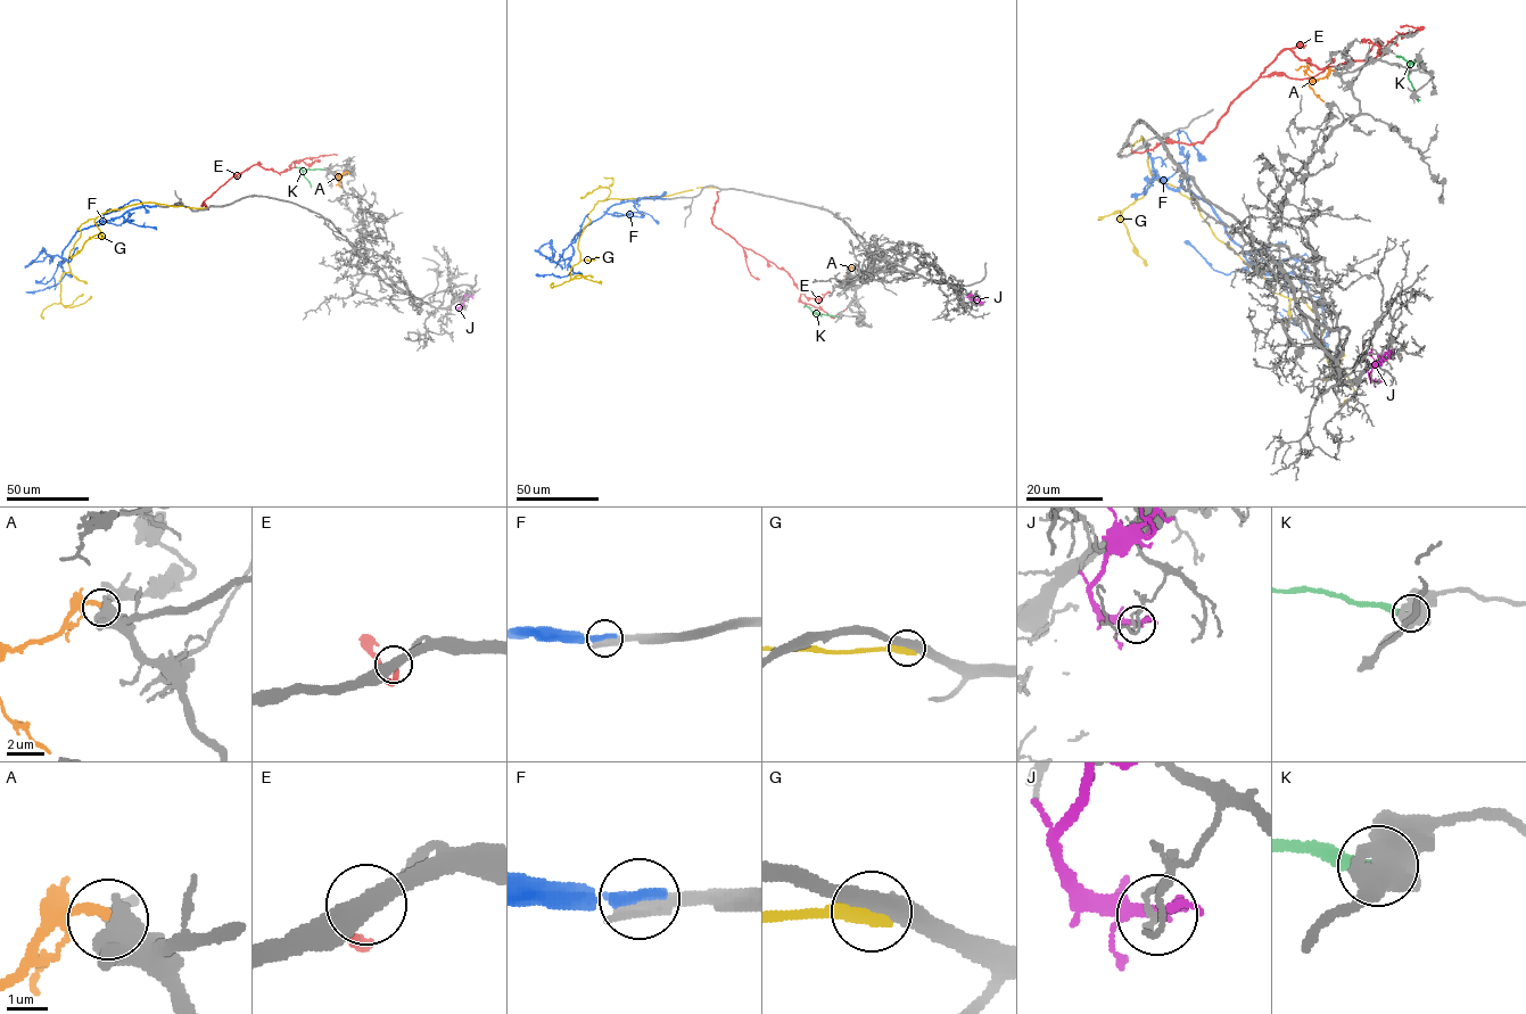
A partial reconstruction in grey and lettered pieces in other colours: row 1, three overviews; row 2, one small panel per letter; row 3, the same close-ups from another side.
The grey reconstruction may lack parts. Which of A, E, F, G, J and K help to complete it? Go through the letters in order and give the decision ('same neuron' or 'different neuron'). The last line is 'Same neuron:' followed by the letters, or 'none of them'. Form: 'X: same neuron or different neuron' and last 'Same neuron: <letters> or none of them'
A: different neuron
E: same neuron
F: different neuron
G: different neuron
J: different neuron
K: different neuron
Same neuron: E

